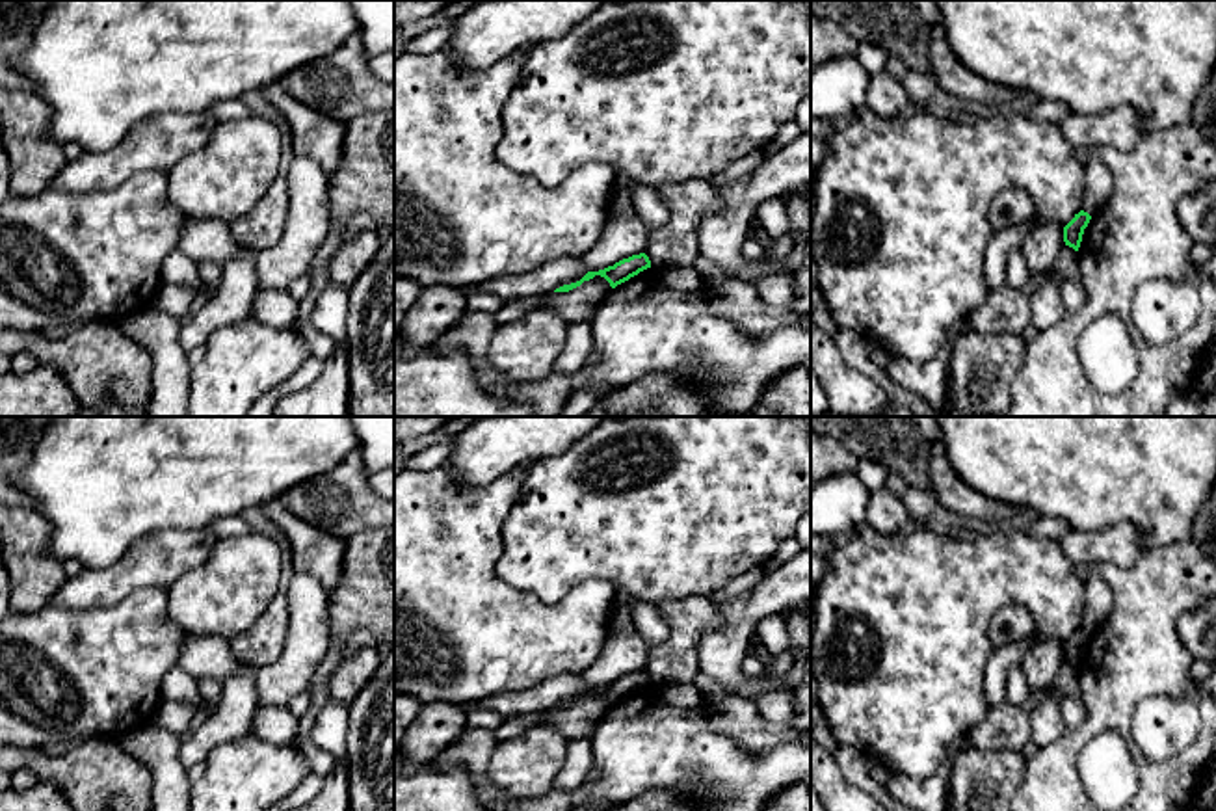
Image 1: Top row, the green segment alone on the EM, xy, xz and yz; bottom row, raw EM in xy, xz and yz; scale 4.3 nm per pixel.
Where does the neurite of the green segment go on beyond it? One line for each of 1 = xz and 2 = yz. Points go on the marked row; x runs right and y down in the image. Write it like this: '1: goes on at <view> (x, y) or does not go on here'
1: does not go on here
2: does not go on here

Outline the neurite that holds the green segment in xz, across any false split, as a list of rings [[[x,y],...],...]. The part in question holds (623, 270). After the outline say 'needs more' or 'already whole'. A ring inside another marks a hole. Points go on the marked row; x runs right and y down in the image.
[[[645,253],[632,255],[604,270],[588,272],[580,281],[563,285],[563,286],[556,288],[554,292],[569,292],[569,290],[580,286],[584,281],[593,279],[595,275],[604,277],[610,283],[610,286],[615,288],[617,285],[628,281],[630,277],[638,275],[640,272],[643,272],[647,268],[651,268],[651,260]]] | already whole

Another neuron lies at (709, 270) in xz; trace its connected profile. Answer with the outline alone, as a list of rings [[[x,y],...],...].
[[[699,257],[699,259],[695,260],[694,268],[695,268],[710,285],[718,285],[718,283],[727,281],[727,279],[733,277],[727,270],[716,266],[716,264],[710,262],[710,260],[705,260],[703,257]]]

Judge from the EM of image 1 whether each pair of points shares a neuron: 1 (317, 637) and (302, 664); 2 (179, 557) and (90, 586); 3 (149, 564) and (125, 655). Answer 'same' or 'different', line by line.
1: same
2: same
3: different

